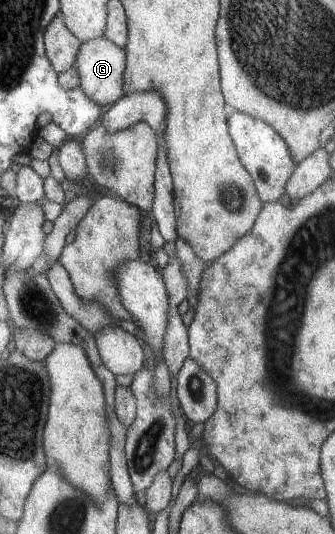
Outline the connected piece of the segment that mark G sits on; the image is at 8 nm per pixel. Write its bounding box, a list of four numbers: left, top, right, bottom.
[74,36,125,107]

